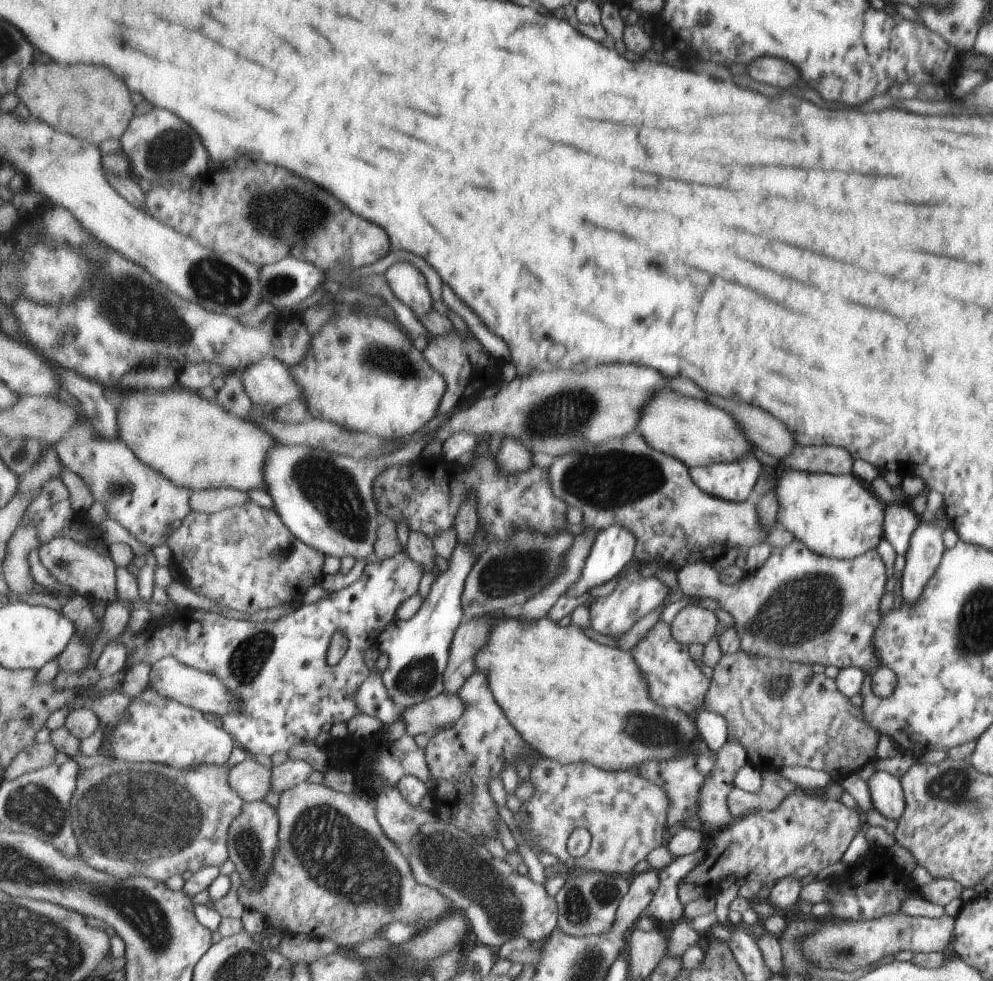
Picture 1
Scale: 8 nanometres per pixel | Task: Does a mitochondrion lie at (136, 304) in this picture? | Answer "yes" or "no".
yes

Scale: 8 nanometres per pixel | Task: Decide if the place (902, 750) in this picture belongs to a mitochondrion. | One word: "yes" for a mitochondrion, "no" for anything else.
no

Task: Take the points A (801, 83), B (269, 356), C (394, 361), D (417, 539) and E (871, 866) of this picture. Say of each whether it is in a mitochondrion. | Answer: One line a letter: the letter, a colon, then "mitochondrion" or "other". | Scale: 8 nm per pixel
A: other
B: other
C: mitochondrion
D: other
E: other

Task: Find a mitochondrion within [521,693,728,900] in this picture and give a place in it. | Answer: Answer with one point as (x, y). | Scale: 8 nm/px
(650, 731)

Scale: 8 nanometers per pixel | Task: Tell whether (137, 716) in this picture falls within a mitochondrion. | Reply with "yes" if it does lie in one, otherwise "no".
no

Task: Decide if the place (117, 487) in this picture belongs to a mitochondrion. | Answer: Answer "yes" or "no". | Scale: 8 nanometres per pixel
yes

